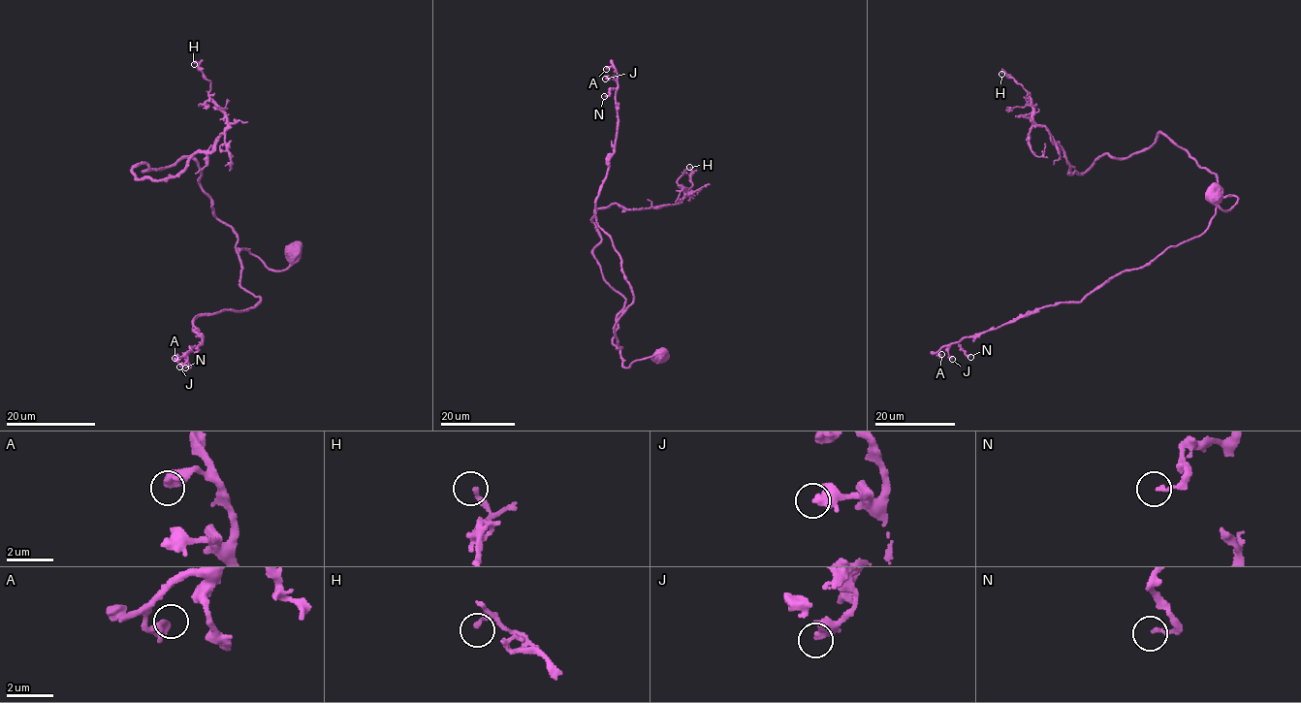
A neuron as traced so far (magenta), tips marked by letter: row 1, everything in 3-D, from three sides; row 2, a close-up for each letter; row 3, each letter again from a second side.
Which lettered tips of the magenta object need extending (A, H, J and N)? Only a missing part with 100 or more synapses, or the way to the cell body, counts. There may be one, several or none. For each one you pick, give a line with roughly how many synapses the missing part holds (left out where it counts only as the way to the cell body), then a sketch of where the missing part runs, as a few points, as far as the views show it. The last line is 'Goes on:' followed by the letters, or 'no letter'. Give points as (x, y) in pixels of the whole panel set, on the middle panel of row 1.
Goes on: no letter

